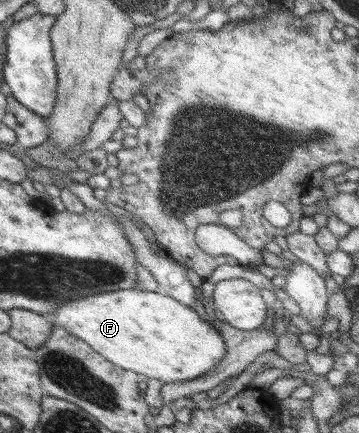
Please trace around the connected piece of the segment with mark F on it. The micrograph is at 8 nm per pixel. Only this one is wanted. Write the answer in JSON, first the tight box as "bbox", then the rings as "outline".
{"bbox":[49,288,226,384],"outline":[[[140,288],[101,292],[98,296],[84,297],[64,303],[52,311],[49,318],[52,325],[65,328],[76,338],[81,338],[92,350],[106,358],[112,364],[144,374],[163,384],[194,380],[214,370],[226,354],[226,345],[219,330],[203,317],[201,309],[183,306],[176,300],[158,294],[156,291],[144,291]]]}

